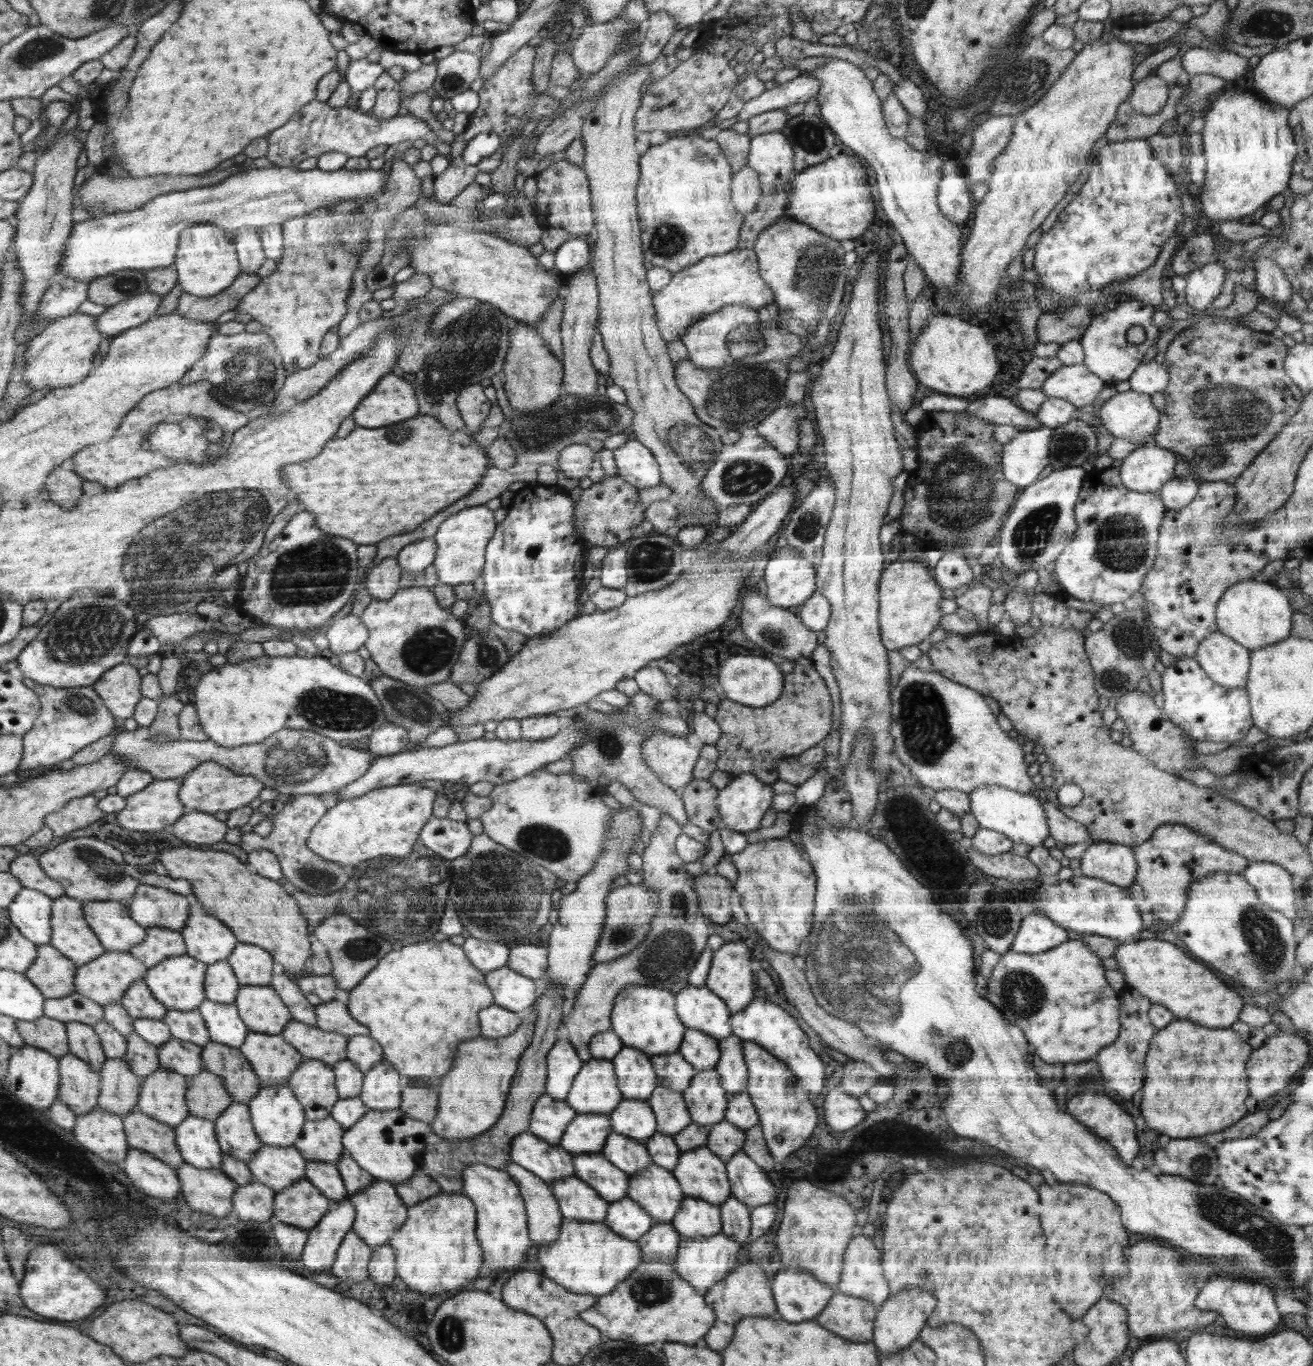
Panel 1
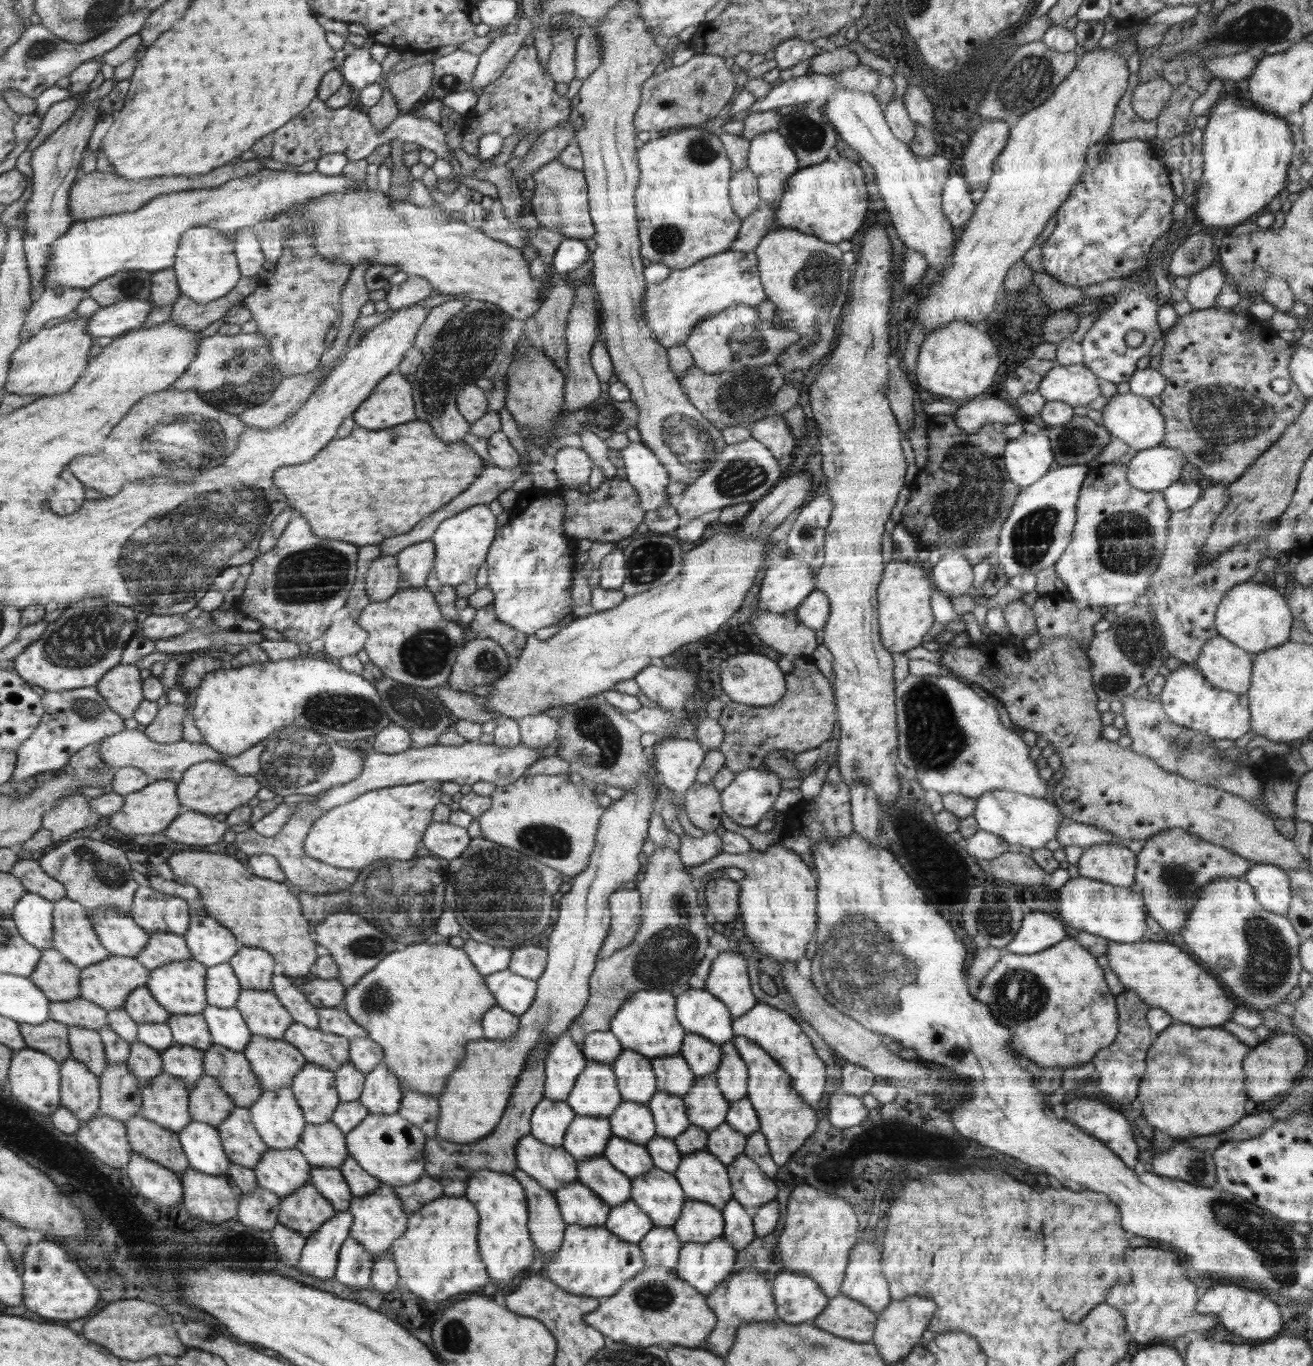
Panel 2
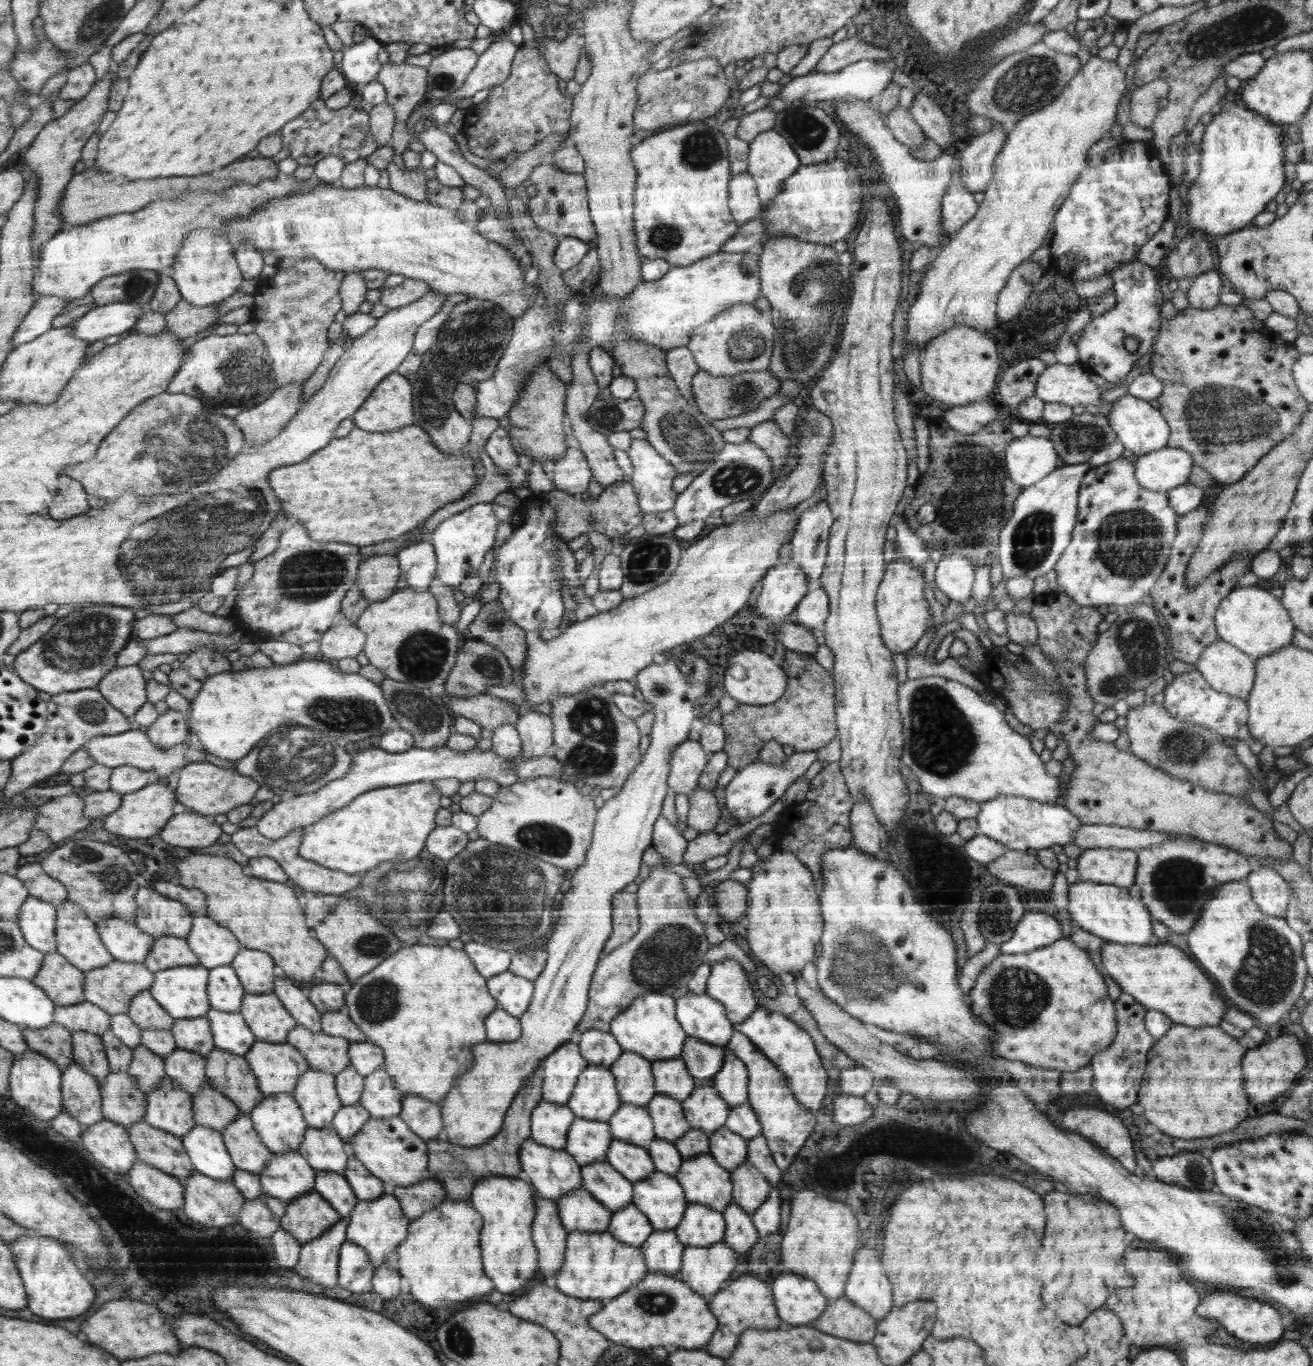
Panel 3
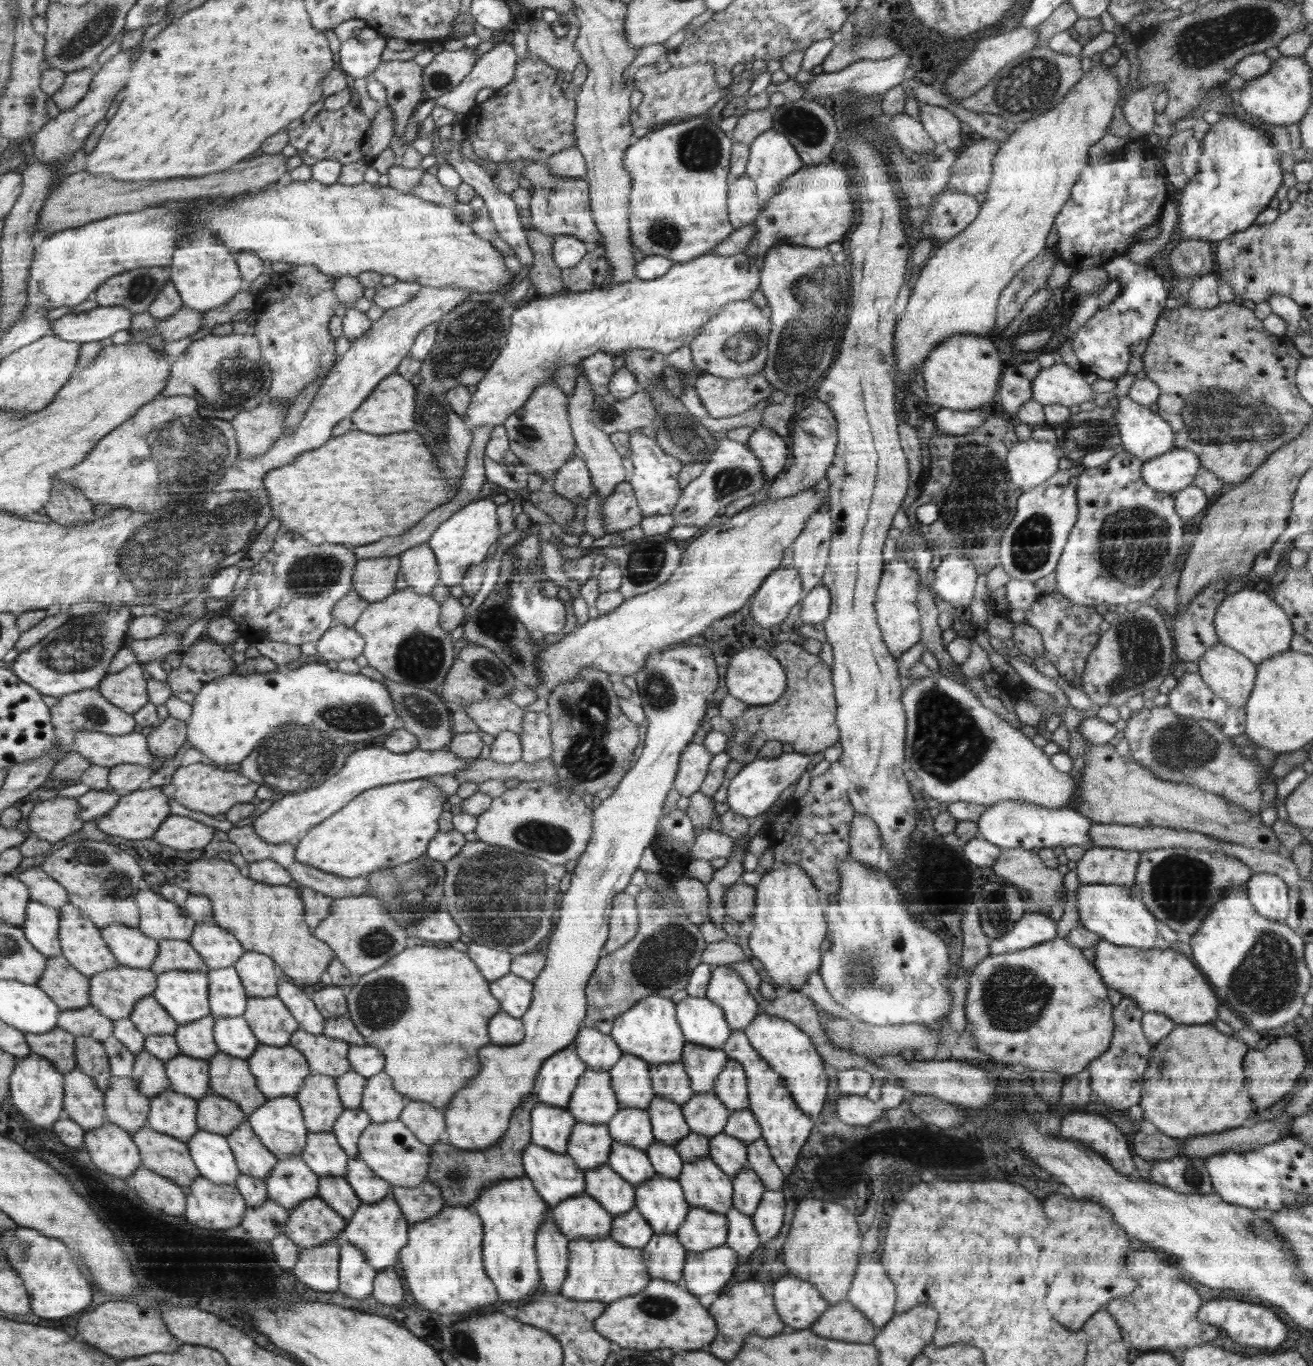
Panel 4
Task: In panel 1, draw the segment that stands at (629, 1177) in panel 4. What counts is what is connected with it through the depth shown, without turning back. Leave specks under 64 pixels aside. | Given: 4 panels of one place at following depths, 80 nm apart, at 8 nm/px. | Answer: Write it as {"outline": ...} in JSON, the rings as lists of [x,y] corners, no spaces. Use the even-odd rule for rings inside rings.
{"outline":[[[612,1132],[612,1138],[608,1139],[608,1150],[604,1150],[606,1160],[614,1166],[631,1175],[639,1170],[650,1167],[654,1160],[647,1150],[645,1143],[636,1139]]]}

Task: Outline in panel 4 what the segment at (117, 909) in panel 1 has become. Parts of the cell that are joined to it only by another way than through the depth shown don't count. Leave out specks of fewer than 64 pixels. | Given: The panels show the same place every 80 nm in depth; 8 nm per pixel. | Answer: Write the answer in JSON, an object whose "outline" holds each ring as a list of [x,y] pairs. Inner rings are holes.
{"outline":[[[114,923],[102,929],[103,940],[120,965],[150,969],[159,954],[159,942],[132,928]]]}

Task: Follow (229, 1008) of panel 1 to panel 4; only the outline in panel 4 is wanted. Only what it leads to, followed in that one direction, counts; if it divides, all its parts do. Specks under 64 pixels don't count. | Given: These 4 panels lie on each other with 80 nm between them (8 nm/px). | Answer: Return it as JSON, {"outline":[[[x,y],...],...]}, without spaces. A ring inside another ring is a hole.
{"outline":[[[243,1016],[214,1019],[214,1037],[220,1051],[247,1059],[258,1048],[259,1039]]]}

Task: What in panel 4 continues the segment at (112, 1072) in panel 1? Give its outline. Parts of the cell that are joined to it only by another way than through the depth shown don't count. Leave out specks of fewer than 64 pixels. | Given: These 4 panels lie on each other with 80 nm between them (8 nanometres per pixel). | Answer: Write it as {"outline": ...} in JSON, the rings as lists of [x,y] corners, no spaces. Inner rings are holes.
{"outline":[[[112,1076],[111,1084],[103,1094],[106,1096],[108,1122],[133,1133],[147,1124],[151,1099],[140,1092],[131,1077]]]}

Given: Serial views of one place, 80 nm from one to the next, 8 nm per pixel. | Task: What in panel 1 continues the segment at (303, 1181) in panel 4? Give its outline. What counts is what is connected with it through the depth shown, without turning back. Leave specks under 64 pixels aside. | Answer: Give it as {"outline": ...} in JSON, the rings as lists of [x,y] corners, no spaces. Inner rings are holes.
{"outline":[[[264,1145],[246,1163],[254,1180],[278,1192],[305,1178],[307,1160],[295,1147]]]}

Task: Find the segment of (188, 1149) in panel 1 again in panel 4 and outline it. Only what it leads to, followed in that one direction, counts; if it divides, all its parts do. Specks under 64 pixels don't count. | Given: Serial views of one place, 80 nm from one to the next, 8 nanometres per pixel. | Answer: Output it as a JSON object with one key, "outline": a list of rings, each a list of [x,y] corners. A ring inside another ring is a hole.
{"outline":[[[199,1130],[187,1140],[186,1145],[199,1174],[204,1178],[216,1184],[234,1185],[242,1176],[234,1151],[224,1135]]]}

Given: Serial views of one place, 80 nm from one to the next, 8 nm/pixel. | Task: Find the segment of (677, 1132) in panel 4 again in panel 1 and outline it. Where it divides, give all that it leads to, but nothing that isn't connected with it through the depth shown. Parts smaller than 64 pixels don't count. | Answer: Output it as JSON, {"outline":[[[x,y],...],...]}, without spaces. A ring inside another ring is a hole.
{"outline":[[[660,1085],[646,1101],[655,1111],[658,1132],[662,1134],[675,1135],[692,1123],[682,1091],[675,1091]]]}

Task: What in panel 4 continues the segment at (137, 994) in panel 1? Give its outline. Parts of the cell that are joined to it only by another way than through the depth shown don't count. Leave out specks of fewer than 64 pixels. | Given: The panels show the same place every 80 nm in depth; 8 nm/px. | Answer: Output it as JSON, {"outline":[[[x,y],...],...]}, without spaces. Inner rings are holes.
{"outline":[[[152,996],[144,997],[132,1010],[129,1019],[134,1026],[147,1035],[172,1035],[179,1028],[163,1006]]]}

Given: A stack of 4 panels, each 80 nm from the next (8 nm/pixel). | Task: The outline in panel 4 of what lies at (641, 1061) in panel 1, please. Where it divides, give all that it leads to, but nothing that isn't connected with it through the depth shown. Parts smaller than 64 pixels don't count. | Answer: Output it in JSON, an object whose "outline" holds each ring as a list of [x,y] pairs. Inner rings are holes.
{"outline":[[[624,1054],[619,1058],[619,1062],[612,1066],[609,1071],[611,1074],[612,1086],[615,1093],[619,1096],[620,1102],[624,1108],[645,1109],[654,1100],[654,1086],[648,1073],[650,1064],[646,1060],[641,1059],[638,1055]]]}

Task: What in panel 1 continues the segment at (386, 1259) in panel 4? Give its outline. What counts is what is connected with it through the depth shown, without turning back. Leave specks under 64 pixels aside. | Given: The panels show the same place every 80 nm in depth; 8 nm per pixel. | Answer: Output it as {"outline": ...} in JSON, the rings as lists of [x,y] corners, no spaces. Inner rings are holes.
{"outline":[[[376,1179],[364,1190],[359,1190],[348,1196],[349,1201],[354,1205],[356,1216],[353,1222],[353,1231],[372,1248],[386,1245],[393,1234],[398,1232],[407,1220],[407,1205],[399,1197],[395,1185],[390,1181]]]}

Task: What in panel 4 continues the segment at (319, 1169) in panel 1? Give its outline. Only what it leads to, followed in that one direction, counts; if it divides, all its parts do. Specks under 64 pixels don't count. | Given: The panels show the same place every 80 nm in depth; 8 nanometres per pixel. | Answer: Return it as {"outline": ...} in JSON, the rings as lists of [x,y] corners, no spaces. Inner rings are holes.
{"outline":[[[320,1176],[317,1196],[324,1199],[345,1219],[349,1219],[363,1203],[344,1176]]]}

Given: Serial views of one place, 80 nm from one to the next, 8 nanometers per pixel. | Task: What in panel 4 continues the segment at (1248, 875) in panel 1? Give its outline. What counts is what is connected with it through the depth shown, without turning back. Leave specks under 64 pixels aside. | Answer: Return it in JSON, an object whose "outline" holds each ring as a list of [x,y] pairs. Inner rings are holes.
{"outline":[[[1262,872],[1253,875],[1244,886],[1250,904],[1258,914],[1280,923],[1284,922],[1289,911],[1289,895],[1282,878]]]}

